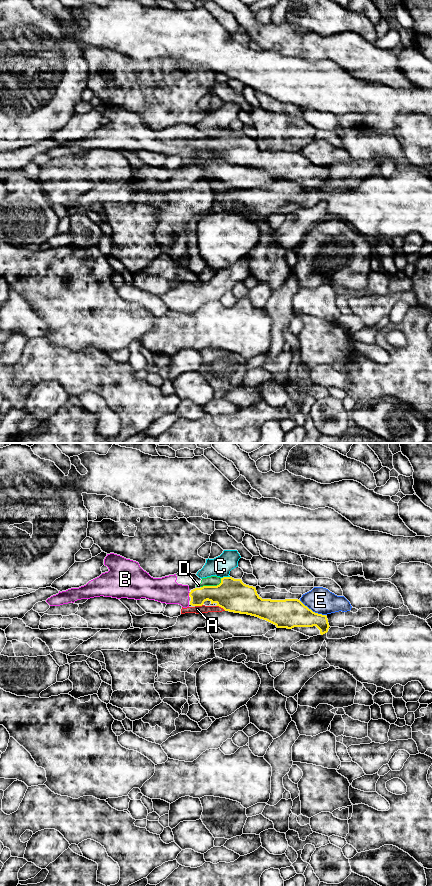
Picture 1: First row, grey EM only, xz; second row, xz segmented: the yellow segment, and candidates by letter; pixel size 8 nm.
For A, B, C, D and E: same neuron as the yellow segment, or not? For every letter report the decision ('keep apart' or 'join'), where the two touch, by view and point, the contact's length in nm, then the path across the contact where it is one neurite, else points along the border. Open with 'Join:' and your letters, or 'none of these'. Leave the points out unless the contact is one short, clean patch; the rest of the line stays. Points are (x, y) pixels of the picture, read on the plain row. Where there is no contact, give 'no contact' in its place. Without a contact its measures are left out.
Join: B
A: keep apart | xz (221, 159) | 90 nm | along xz (216, 157), (225, 162)
B: join | xz (189, 146) | 40 nm | across xz (220, 146), (189, 146), (177, 146), (166, 142)
C: keep apart | xz (225, 129) | 70 nm | along xz (229, 128), (221, 130)
D: keep apart | xz (212, 138) | 180 nm | along xz (221, 130), (221, 133), (216, 137), (203, 137), (201, 139)
E: keep apart | xz (311, 162) | 240 nm | along xz (299, 152), (313, 163), (325, 167)

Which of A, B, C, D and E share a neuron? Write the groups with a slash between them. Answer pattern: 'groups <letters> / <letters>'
groups A C D / B / E

